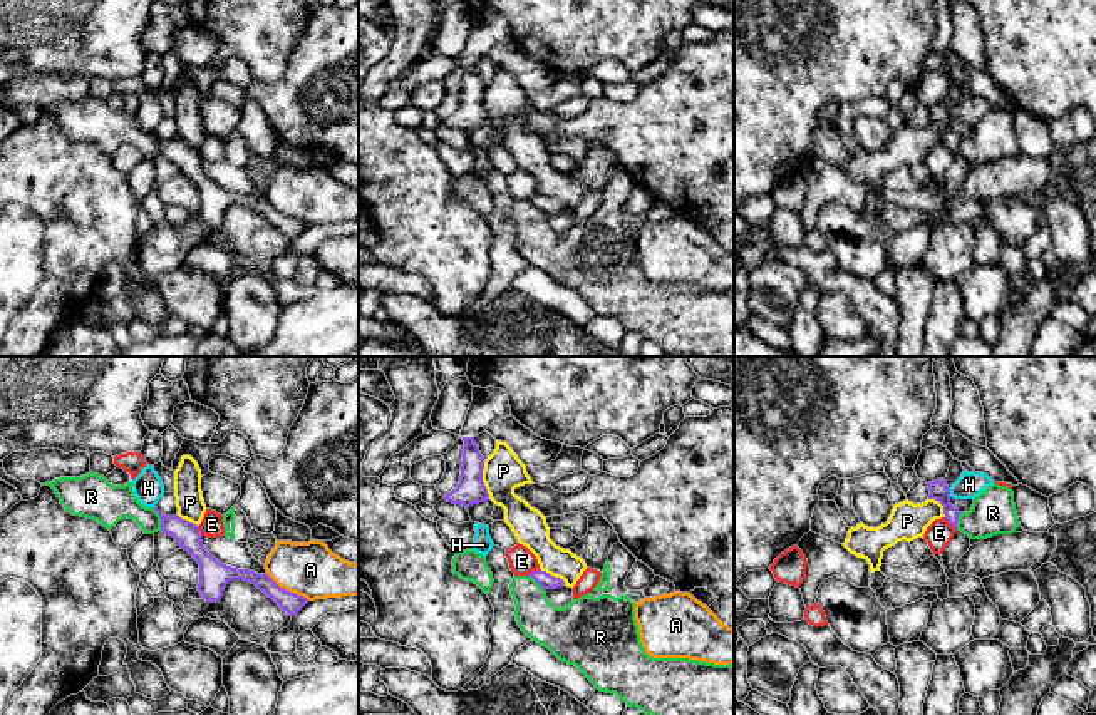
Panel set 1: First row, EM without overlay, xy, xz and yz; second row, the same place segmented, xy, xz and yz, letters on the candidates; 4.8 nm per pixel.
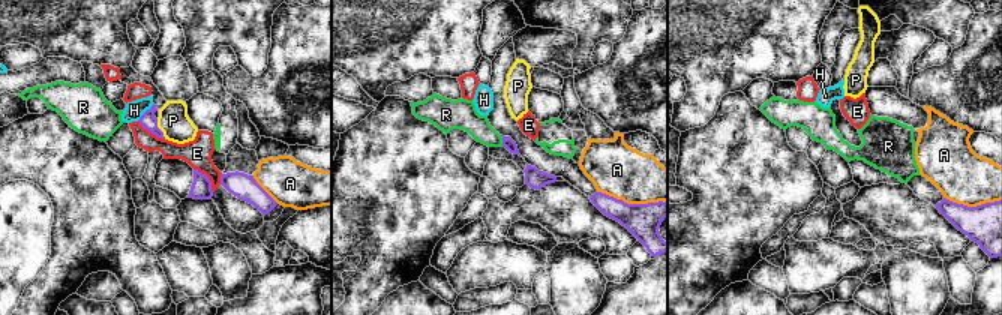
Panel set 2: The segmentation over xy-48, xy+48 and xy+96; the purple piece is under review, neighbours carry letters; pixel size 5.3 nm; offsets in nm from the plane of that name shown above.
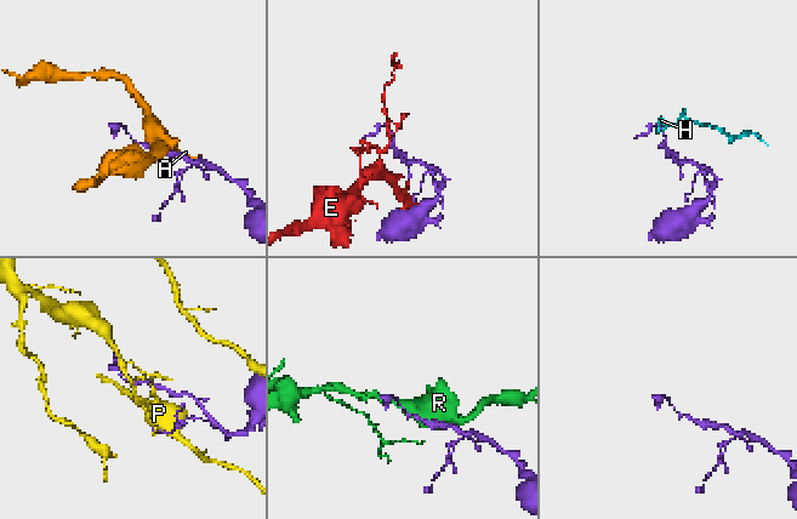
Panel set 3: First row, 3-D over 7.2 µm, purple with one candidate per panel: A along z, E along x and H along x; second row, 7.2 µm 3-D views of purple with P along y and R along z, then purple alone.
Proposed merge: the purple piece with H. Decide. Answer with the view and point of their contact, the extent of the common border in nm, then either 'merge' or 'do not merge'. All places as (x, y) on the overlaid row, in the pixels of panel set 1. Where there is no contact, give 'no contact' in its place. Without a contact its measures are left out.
contact yz (949, 493); length 40 nm; do not merge

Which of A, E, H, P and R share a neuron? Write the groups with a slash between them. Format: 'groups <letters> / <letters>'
groups A / E / H / P / R

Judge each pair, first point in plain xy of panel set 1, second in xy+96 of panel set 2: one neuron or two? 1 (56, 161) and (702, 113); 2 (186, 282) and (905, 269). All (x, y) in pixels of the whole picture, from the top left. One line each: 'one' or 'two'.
1: two
2: two

